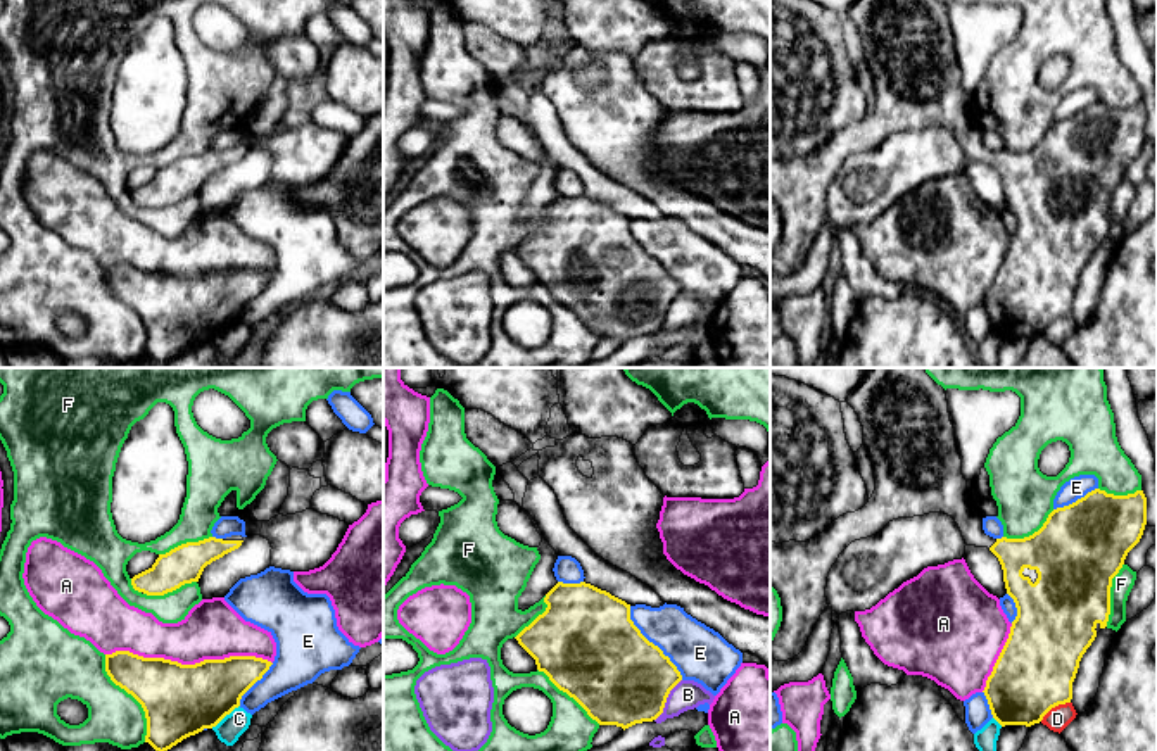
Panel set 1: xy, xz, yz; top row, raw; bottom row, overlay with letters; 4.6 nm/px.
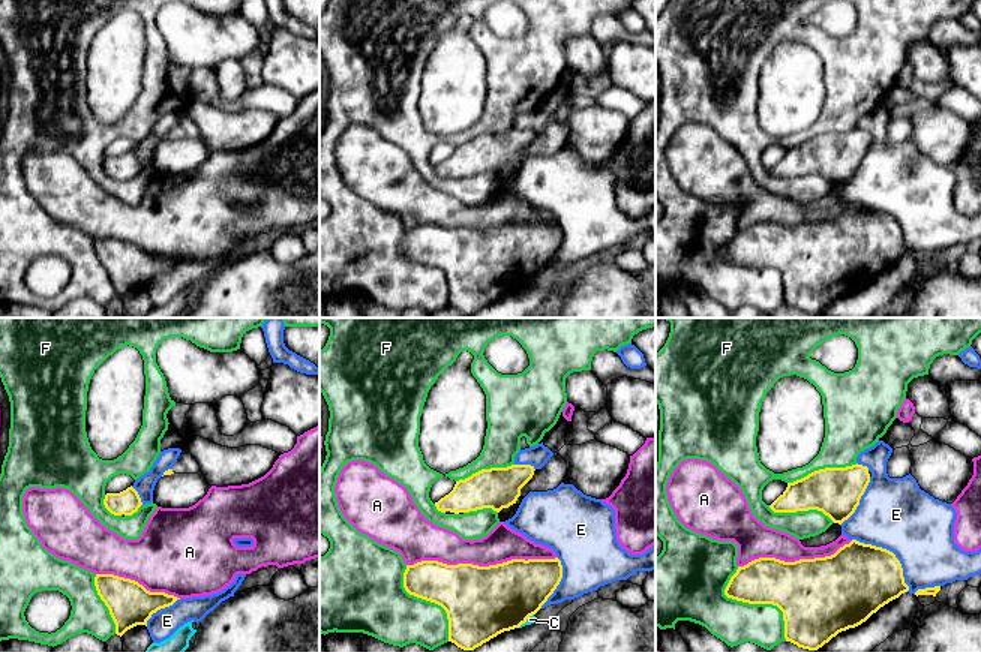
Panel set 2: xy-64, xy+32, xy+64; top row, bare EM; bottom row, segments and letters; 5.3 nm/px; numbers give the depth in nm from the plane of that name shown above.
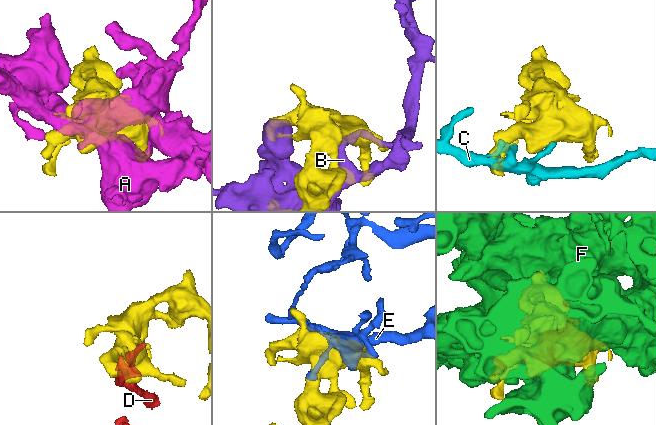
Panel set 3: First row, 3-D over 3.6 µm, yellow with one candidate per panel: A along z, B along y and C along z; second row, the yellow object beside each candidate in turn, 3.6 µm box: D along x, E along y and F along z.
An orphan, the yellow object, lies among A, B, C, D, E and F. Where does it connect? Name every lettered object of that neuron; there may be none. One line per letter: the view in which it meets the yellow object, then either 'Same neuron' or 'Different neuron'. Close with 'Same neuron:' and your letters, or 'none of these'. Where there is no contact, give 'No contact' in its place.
A: Touches yellow in xy. Different neuron
B: Touches yellow in xz. Different neuron
C: Touches yellow in xy. Different neuron
D: Touches yellow in yz. Different neuron
E: Touches yellow in xz. Different neuron
F: Touches yellow in xy. Different neuron
Same neuron: none of these

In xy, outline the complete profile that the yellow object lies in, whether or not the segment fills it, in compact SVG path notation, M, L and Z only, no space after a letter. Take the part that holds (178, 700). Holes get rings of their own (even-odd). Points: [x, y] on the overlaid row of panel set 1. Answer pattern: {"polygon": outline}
{"polygon": "M130 651L105 654L111 680L143 708L149 742L168 751L183 739L216 727L240 706L242 696L273 663L256 656L230 656L181 665Z"}

